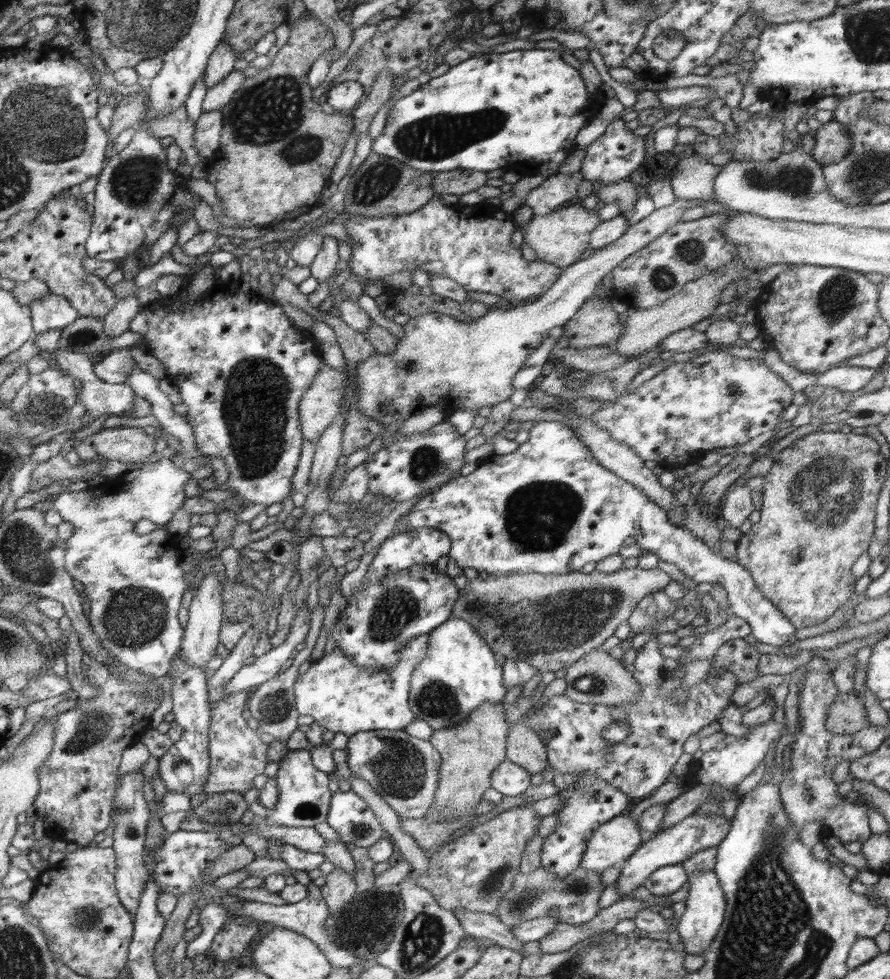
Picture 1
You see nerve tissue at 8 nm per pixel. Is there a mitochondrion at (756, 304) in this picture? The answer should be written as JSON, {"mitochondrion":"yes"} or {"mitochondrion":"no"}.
{"mitochondrion":"no"}

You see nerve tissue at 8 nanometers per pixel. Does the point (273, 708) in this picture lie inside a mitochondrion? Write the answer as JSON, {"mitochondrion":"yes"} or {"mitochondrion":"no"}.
{"mitochondrion":"yes"}

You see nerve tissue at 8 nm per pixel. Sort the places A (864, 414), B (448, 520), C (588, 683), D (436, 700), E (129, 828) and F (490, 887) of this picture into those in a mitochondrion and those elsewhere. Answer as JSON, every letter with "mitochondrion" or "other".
{"A":"other","B":"other","C":"mitochondrion","D":"mitochondrion","E":"mitochondrion","F":"mitochondrion"}

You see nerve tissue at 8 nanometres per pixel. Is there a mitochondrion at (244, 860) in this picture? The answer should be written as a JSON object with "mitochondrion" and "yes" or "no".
{"mitochondrion":"no"}

